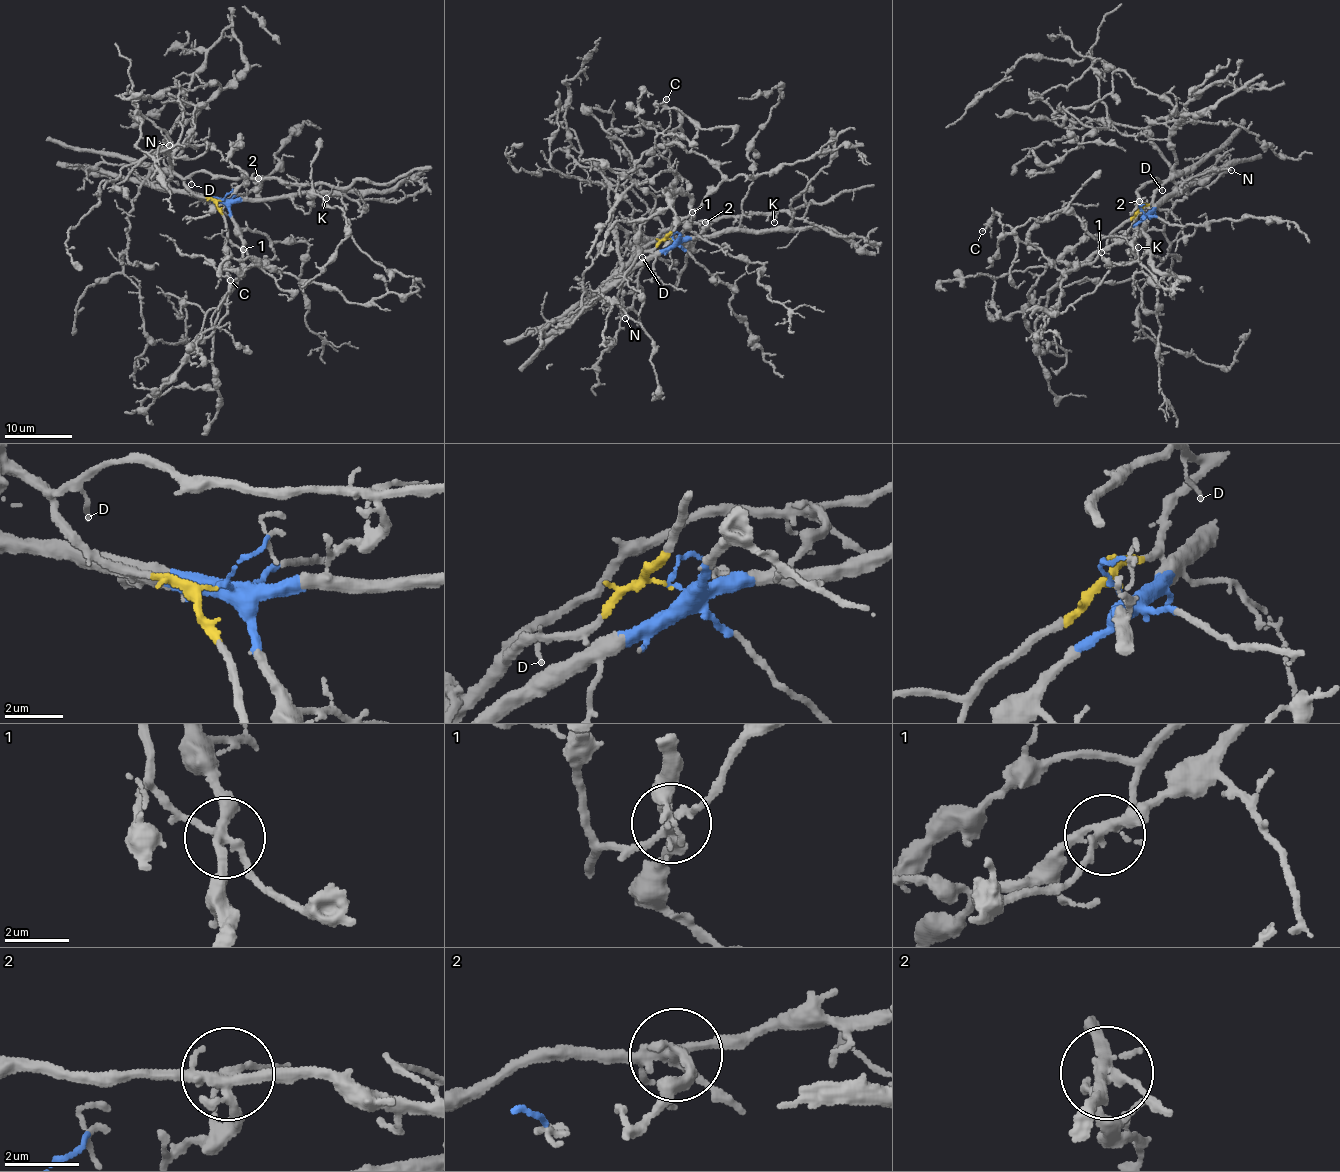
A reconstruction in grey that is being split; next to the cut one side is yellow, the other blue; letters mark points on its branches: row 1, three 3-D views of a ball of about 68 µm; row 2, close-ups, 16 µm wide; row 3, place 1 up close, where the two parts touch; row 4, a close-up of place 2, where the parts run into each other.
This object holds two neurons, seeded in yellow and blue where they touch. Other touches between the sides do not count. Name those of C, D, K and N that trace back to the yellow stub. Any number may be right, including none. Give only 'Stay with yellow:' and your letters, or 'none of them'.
Stay with yellow: C, D, K, N

